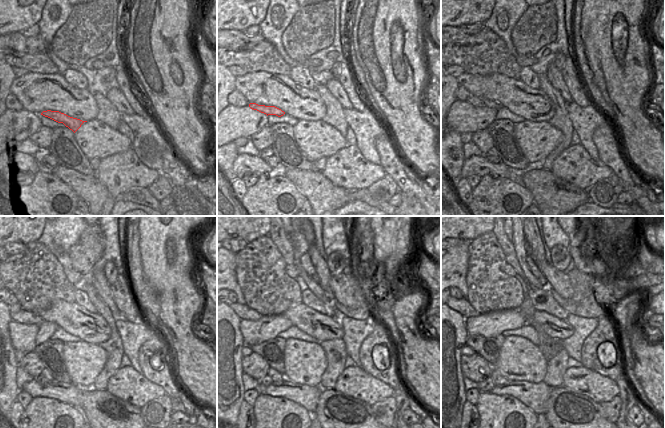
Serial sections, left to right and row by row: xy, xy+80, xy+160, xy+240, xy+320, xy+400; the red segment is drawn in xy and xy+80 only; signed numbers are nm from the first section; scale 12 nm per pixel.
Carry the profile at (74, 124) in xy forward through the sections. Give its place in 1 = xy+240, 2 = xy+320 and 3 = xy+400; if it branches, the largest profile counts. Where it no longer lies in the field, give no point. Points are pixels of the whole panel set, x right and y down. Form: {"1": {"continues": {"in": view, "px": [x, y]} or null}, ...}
{"1": {"continues": {"in": "xy+240", "px": [26, 317]}}, "2": {"continues": {"in": "xy+320", "px": [243, 311]}}, "3": {"continues": {"in": "xy+400", "px": [462, 306]}}}

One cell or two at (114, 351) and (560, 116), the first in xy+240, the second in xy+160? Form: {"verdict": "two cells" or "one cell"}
{"verdict": "one cell"}

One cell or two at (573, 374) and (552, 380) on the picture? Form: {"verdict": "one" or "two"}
{"verdict": "two"}

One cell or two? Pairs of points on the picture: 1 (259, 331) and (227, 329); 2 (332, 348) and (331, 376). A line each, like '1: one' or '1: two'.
1: two
2: one

